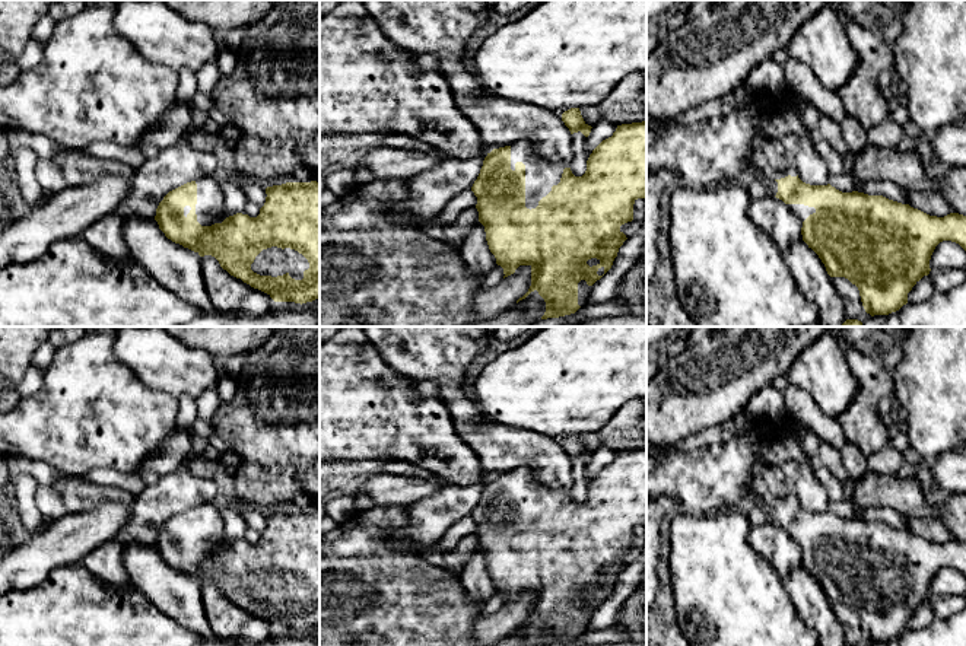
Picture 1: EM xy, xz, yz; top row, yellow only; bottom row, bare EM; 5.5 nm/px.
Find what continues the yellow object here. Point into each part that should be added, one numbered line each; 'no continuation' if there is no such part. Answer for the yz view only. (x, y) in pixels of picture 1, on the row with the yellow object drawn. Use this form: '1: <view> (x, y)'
1: yz (803, 212)

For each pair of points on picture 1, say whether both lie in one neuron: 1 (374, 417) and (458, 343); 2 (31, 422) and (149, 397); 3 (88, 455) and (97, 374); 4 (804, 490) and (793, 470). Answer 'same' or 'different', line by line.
1: different
2: same
3: same
4: same

